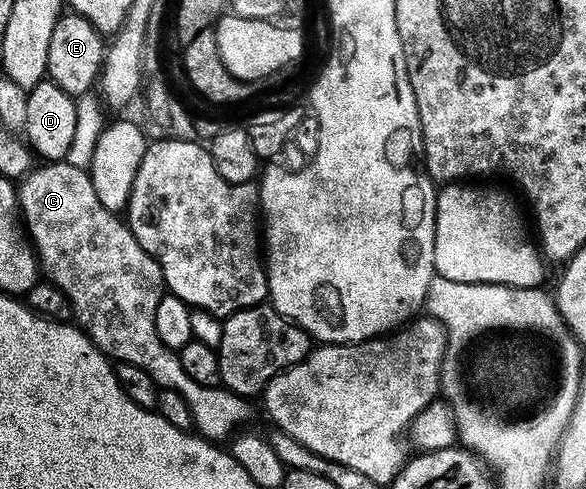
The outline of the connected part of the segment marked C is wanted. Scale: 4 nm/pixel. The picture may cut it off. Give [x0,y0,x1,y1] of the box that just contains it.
[17,159,251,443]

